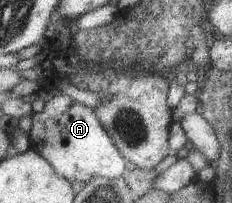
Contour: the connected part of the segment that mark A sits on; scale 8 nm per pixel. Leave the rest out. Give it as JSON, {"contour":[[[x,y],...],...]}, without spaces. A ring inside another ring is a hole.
{"contour":[[[61,94],[53,96],[42,112],[35,112],[30,119],[28,134],[31,147],[39,149],[39,153],[55,166],[59,175],[84,184],[94,177],[114,180],[121,178],[121,175],[127,176],[131,165],[107,131],[106,125],[103,125],[97,108]]]}

